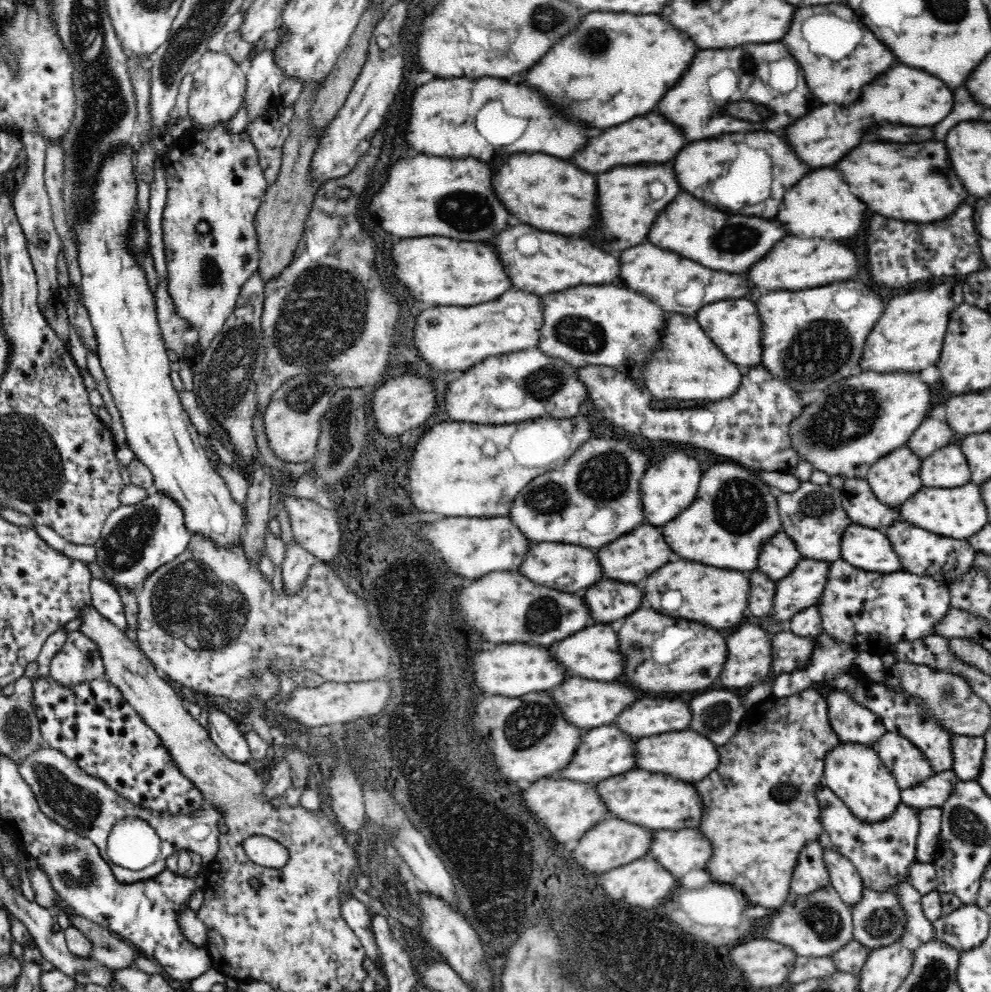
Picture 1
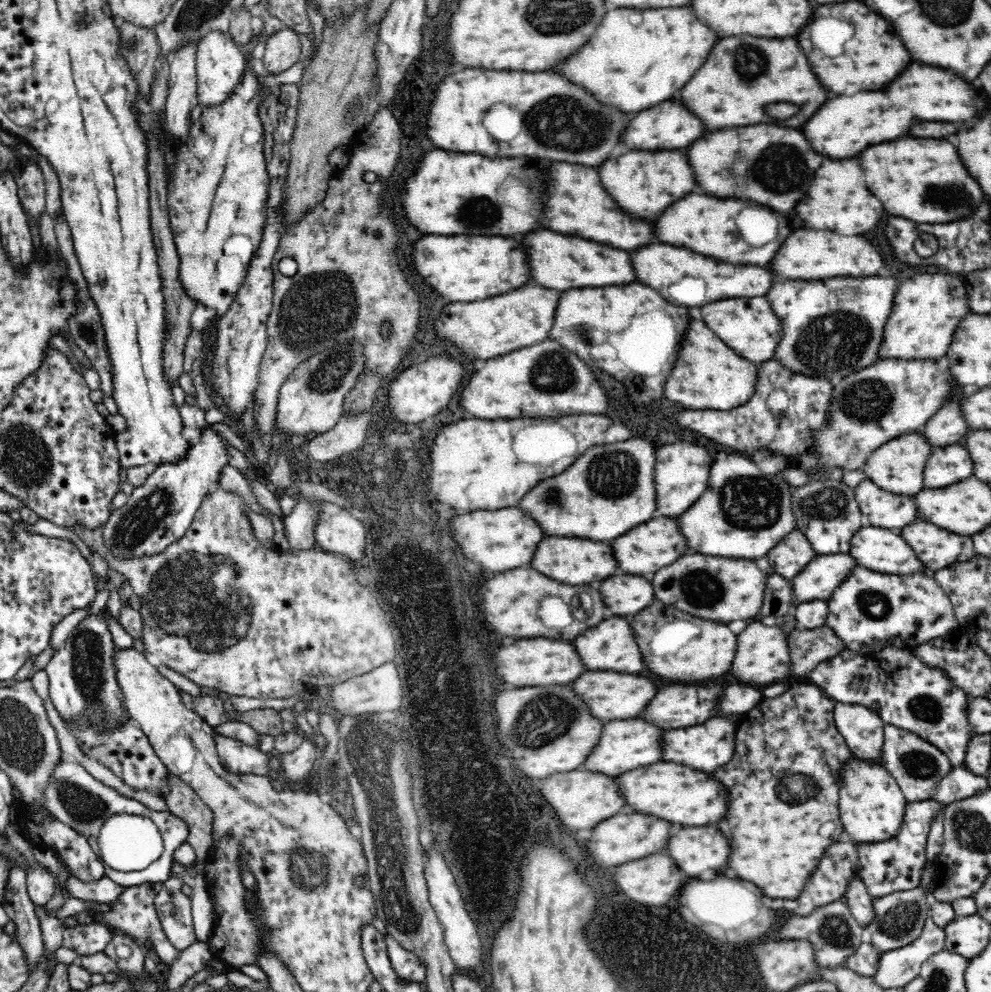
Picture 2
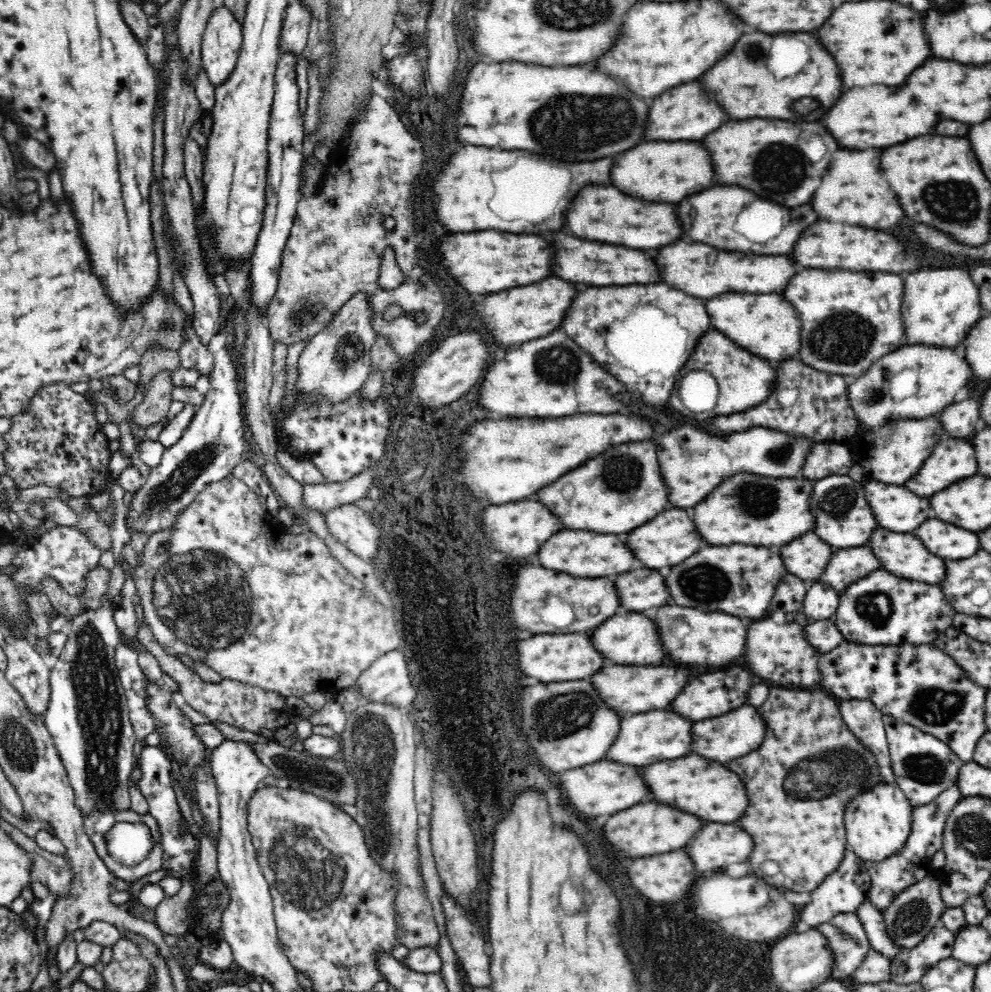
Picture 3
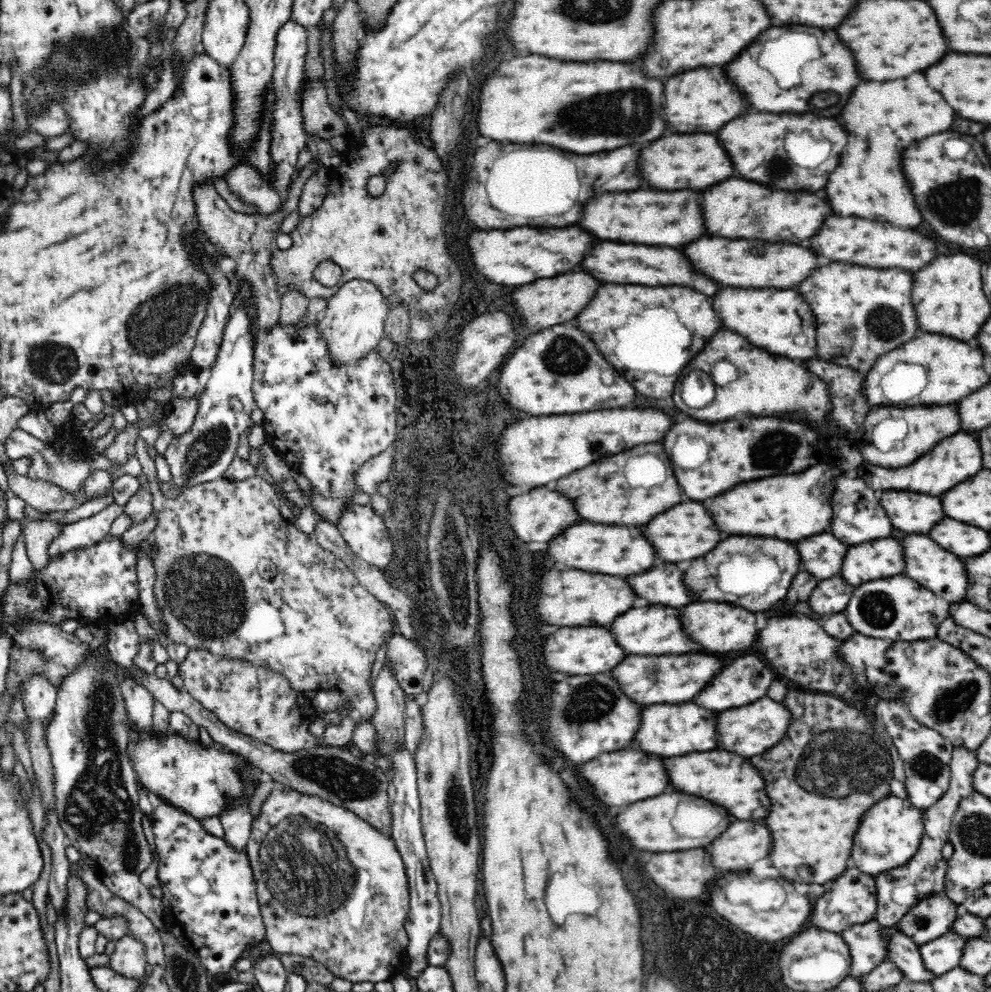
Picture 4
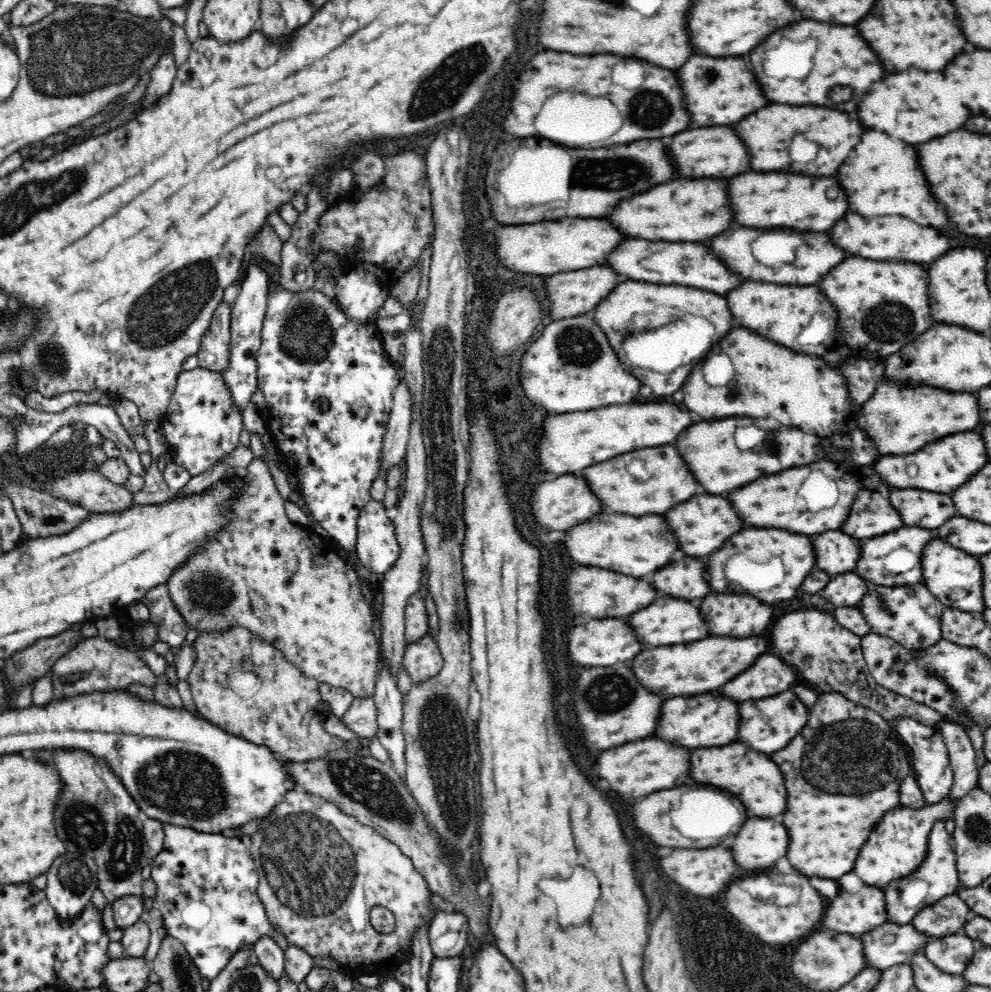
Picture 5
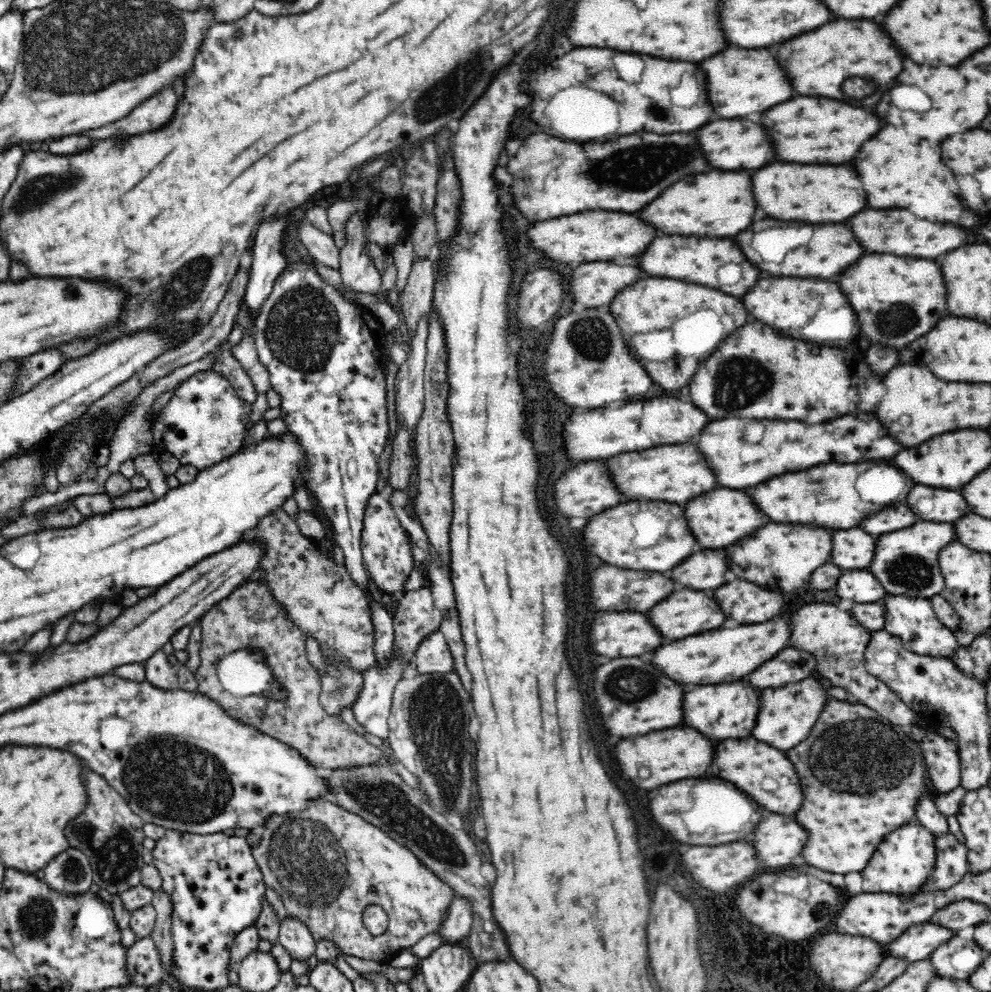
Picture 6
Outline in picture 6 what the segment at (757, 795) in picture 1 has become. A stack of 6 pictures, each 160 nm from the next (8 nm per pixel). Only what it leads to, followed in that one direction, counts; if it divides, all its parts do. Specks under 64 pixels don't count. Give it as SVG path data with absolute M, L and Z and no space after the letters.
M829 698L824 702L825 706L818 720L816 720L811 731L808 732L808 736L802 741L796 744L794 748L784 751L784 754L792 760L794 768L798 770L798 780L800 780L800 786L802 786L802 792L804 792L804 800L802 800L802 808L796 812L796 822L808 832L808 842L806 846L802 848L802 856L806 860L806 864L814 866L814 868L820 868L820 870L826 870L826 872L834 872L834 874L848 874L848 872L860 872L866 862L870 860L874 848L878 846L878 842L888 834L892 832L892 828L898 828L902 824L908 824L916 818L916 802L918 798L922 796L922 792L931 792L929 786L929 780L925 774L924 761L922 760L922 751L918 747L918 743L913 741L907 729L901 728L898 725L892 725L890 721L886 720L881 714L868 708L860 702L854 702L853 700L839 700Z

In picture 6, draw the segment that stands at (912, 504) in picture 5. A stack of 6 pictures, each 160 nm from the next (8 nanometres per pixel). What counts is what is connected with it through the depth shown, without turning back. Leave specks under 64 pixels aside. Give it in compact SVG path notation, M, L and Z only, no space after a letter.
M914 486L906 496L906 504L916 512L918 518L934 522L954 522L954 518L968 512L964 498L958 492L944 488Z

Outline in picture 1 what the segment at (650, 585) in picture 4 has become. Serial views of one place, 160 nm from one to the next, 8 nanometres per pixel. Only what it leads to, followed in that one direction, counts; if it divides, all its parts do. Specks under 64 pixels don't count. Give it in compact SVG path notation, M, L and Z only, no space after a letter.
M602 580L586 590L584 596L590 616L594 622L610 622L616 625L618 618L624 618L642 604L642 592L634 584L620 584L616 580Z

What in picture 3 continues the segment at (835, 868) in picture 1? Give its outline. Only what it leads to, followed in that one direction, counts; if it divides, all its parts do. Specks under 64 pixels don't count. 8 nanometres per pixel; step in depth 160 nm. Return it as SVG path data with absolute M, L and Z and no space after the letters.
M866 898L863 901L856 914L866 932L871 948L882 954L888 954L889 958L894 958L896 954L902 952L903 948L896 947L887 936L886 926L881 916L882 912L872 905L870 898Z

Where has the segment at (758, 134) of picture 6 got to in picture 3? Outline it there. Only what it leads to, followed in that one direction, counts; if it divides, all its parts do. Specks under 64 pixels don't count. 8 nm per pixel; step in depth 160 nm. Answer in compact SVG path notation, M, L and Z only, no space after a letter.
M644 142L624 152L622 160L614 158L610 170L612 186L646 202L680 202L690 194L702 192L714 180L710 156L698 142Z

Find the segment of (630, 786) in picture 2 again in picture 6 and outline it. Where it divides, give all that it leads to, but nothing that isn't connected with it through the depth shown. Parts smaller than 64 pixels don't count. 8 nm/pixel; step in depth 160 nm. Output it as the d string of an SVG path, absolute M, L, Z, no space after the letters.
M753 736L746 740L718 742L710 772L736 784L752 800L758 800L758 804L762 804L768 812L794 814L802 804L802 790L796 778L796 770L792 768L792 762L784 756L783 751L766 743L756 742Z

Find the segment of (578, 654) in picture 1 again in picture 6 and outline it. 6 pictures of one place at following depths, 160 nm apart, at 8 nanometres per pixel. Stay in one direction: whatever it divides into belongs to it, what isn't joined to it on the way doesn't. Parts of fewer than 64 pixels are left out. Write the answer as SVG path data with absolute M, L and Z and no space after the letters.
M684 590L684 592L670 594L666 600L656 604L648 612L648 618L662 632L662 636L670 638L670 640L680 640L680 638L686 638L686 636L694 636L694 634L718 628L724 622L724 614L720 612L720 608L712 600L712 596L706 596L704 592L696 592L696 590Z

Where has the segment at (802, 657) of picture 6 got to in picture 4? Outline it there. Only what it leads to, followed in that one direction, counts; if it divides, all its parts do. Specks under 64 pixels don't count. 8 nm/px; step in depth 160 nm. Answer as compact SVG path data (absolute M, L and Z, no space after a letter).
M746 656L746 658L738 658L732 664L728 664L722 672L718 672L712 680L712 684L708 682L702 692L694 698L694 702L701 708L712 710L712 712L722 712L722 710L730 710L730 708L738 708L744 704L752 704L759 698L762 698L770 686L770 682L778 680L775 672L760 658L754 656Z

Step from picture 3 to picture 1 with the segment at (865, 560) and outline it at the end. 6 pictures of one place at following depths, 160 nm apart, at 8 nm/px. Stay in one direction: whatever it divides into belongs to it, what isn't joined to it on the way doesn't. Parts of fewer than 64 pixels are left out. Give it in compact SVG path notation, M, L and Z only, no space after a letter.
M801 559L784 578L774 581L773 610L768 616L788 626L797 612L816 605L828 578L828 567L828 562Z

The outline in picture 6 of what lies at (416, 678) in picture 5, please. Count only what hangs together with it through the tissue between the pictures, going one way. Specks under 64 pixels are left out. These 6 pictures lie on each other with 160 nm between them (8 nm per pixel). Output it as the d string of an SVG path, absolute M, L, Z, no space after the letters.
M440 631L429 634L417 646L413 661L420 675L450 672L455 668L448 644Z

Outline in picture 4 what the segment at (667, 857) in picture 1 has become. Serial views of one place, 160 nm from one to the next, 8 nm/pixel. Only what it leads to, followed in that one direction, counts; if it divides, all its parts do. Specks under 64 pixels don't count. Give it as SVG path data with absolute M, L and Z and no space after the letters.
M738 820L730 824L710 846L712 865L718 874L730 870L740 872L750 868L756 860L762 860L770 852L770 832L756 822Z

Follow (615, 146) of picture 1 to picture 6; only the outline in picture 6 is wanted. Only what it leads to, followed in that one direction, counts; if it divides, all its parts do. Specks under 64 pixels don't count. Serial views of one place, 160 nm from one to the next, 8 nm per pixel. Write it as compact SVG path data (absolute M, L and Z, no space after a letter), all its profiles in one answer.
M728 48L718 56L702 60L700 70L706 74L706 94L718 118L742 118L754 112L764 112L778 102L792 98L788 78L768 50Z

